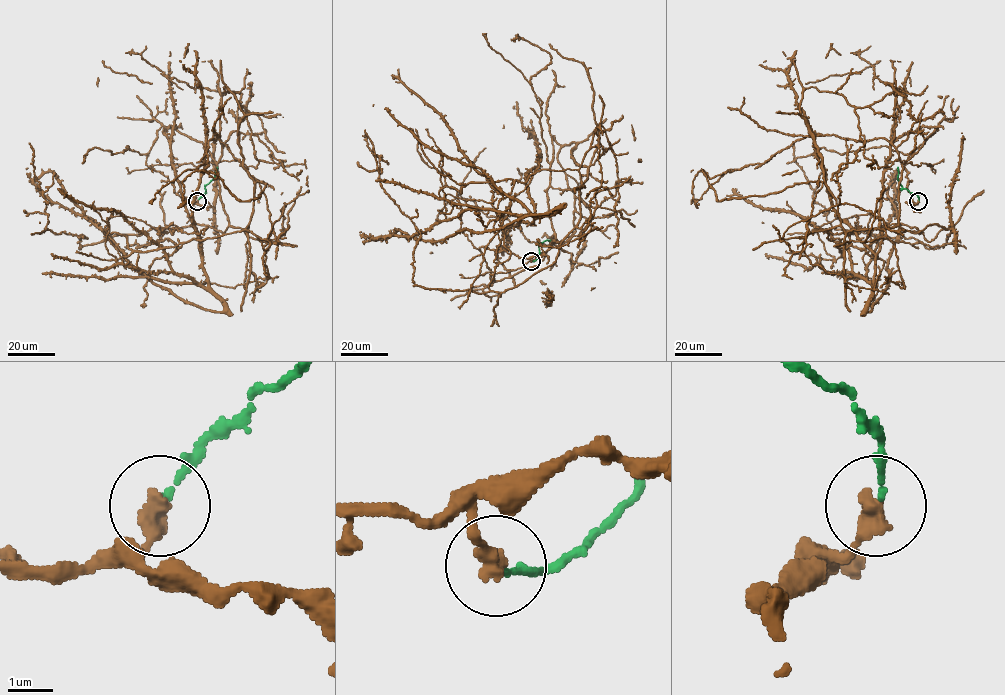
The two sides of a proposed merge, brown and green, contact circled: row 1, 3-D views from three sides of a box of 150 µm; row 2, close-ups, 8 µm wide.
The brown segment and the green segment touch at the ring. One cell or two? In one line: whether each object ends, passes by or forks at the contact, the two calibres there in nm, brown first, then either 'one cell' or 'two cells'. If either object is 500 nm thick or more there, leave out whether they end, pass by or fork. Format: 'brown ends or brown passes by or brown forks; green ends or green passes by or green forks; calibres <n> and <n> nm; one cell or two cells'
brown ends; green ends; calibres 440 and 130 nm; two cells

